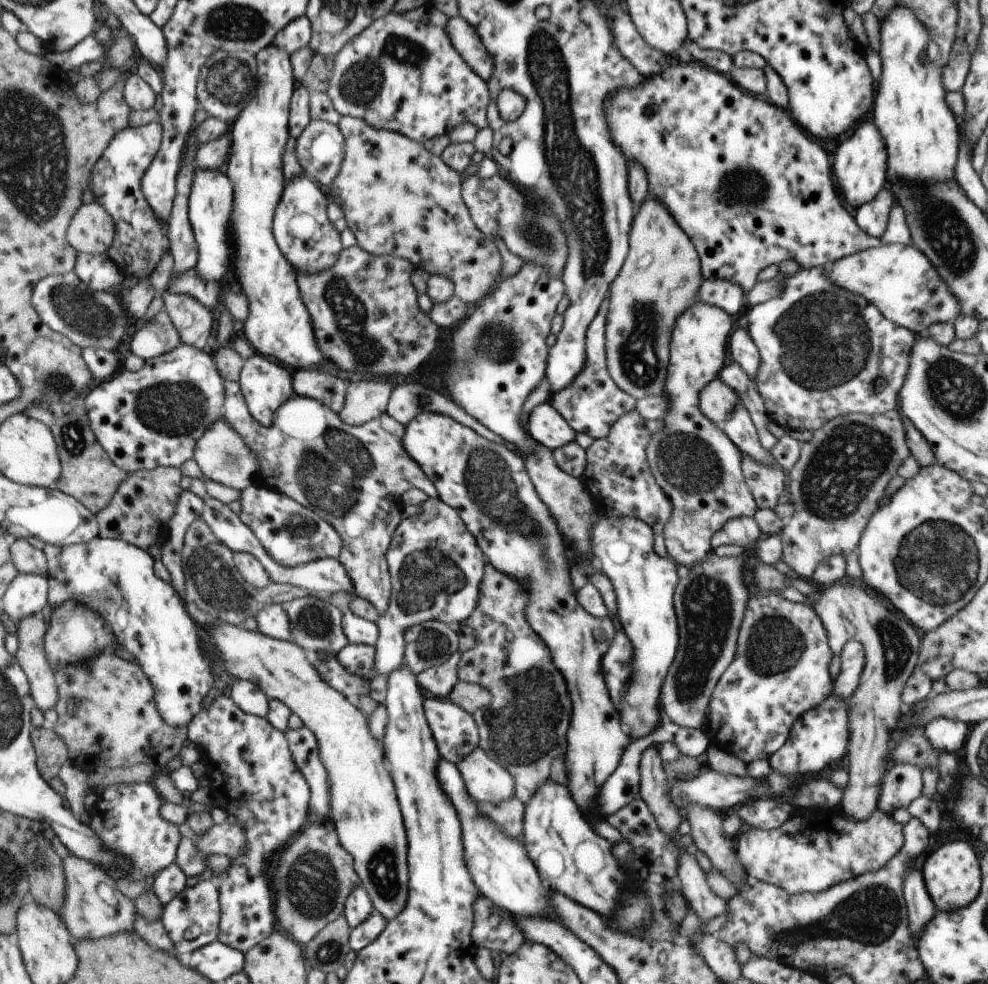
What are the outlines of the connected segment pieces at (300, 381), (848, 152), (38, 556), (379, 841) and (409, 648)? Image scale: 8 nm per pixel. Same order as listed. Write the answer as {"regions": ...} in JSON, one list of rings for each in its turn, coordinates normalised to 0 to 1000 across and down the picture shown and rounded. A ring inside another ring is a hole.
{"regions":[[[[297,376],[298,401],[313,403],[342,421],[349,409],[351,388],[322,376]]],[[[879,118],[868,124],[868,127],[864,128],[858,138],[852,138],[854,142],[848,148],[844,165],[842,165],[843,177],[850,197],[862,214],[883,204],[899,184],[897,181],[899,154],[897,154],[895,140],[889,134],[887,126],[883,122],[877,122],[877,120]]],[[[12,548],[11,571],[18,582],[48,584],[48,565],[41,559],[32,556],[26,548]]],[[[223,631],[213,638],[209,637],[213,652],[219,661],[224,677],[240,690],[255,693],[262,697],[271,708],[289,715],[320,748],[323,755],[323,768],[330,780],[335,799],[335,821],[331,830],[339,840],[344,859],[356,870],[357,882],[365,893],[378,923],[393,937],[407,928],[412,917],[413,882],[411,843],[401,813],[397,791],[389,778],[388,754],[381,753],[371,738],[371,727],[366,725],[359,712],[350,710],[344,703],[335,699],[317,679],[313,666],[299,653],[285,651],[264,644],[261,640],[253,642],[243,635]]],[[[444,631],[424,633],[410,643],[410,673],[423,686],[450,675],[464,659],[460,636]]]]}

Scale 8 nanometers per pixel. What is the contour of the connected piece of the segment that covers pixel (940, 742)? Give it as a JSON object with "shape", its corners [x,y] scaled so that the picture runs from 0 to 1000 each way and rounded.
{"shape":[[[952,729],[937,736],[933,746],[947,763],[972,767],[981,744],[976,734]]]}

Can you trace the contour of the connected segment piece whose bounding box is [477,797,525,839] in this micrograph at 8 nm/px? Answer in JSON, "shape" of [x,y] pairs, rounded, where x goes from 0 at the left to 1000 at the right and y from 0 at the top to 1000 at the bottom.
{"shape":[[[519,810],[514,816],[500,818],[497,816],[484,816],[488,827],[496,829],[500,835],[504,835],[506,842],[514,843],[517,851],[527,852],[529,846],[529,832],[531,818]]]}

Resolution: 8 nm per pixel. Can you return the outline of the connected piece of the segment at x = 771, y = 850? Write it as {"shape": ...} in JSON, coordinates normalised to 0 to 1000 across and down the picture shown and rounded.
{"shape":[[[887,821],[876,833],[866,834],[862,829],[843,826],[839,823],[806,822],[794,839],[785,843],[765,843],[754,840],[744,853],[744,864],[748,876],[753,880],[761,895],[770,895],[789,903],[800,910],[811,908],[828,908],[843,899],[873,890],[894,882],[899,874],[907,871],[915,859],[914,840],[904,833],[903,827]]]}

